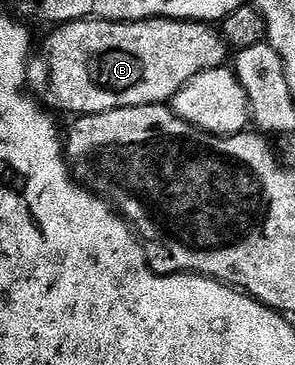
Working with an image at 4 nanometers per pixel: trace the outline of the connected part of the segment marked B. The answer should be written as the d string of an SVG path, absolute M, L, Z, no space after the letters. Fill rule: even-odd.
M71 20L69 24L62 24L51 29L52 36L48 36L44 40L44 68L48 71L48 81L44 84L44 96L49 109L60 112L73 112L73 117L93 116L94 114L102 114L110 110L118 110L119 108L133 108L134 106L150 106L151 104L167 105L178 94L178 90L182 90L182 86L186 86L186 82L190 82L190 78L194 78L198 74L202 74L206 70L214 70L215 68L225 67L227 56L230 56L230 49L224 43L223 36L211 23L201 22L198 20Z

